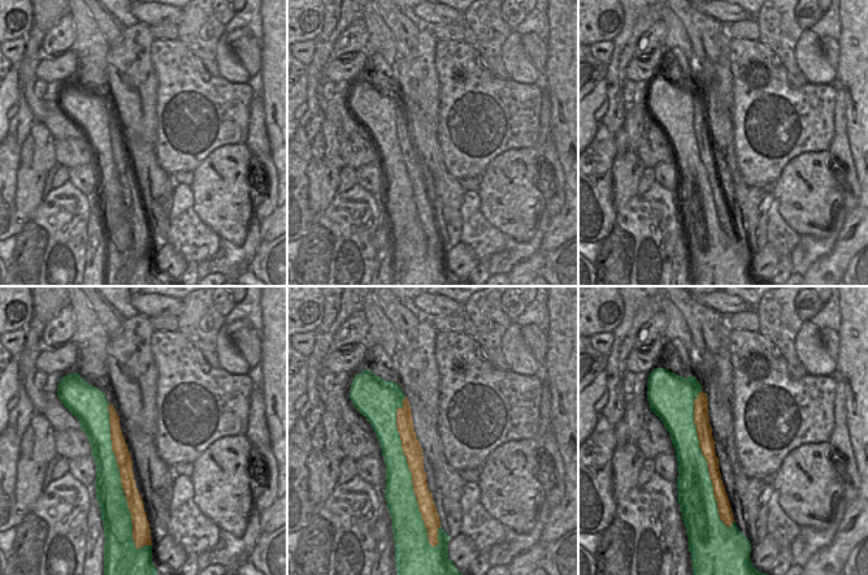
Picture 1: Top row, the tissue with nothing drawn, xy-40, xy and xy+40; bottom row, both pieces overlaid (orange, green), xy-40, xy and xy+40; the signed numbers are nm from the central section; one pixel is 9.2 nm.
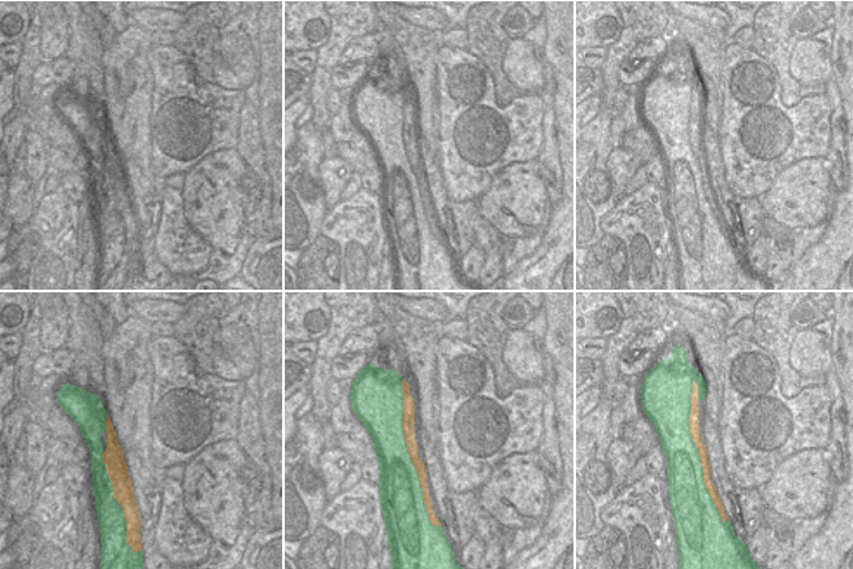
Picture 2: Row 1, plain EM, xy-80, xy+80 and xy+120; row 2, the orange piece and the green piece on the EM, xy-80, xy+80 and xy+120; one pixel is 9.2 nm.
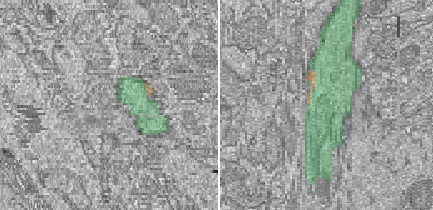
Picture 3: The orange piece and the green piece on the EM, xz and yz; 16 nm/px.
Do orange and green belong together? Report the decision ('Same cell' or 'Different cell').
Same cell

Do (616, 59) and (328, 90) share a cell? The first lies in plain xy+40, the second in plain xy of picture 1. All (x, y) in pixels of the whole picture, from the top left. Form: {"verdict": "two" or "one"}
{"verdict": "two"}

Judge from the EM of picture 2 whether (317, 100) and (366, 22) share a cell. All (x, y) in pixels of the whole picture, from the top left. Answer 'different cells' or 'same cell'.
same cell

